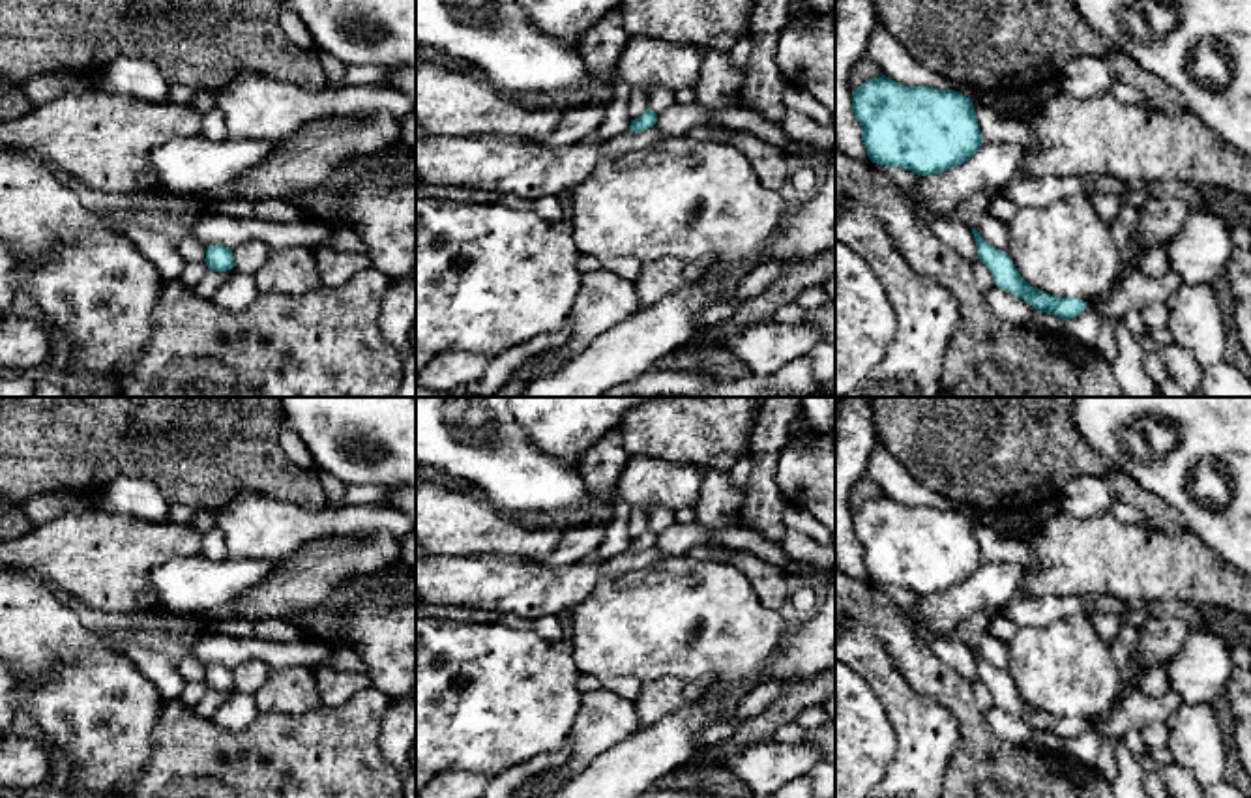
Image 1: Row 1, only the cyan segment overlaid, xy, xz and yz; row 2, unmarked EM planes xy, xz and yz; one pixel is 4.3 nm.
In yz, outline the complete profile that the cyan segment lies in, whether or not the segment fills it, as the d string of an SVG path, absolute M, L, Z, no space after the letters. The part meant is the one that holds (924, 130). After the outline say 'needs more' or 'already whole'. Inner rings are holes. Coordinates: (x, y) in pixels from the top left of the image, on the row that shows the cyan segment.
M882 75L852 92L852 112L873 163L918 176L963 165L983 142L972 99L955 90L905 86Z | already whole

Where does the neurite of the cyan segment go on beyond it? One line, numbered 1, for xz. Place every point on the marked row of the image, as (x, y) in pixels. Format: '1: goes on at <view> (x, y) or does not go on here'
1: does not go on here

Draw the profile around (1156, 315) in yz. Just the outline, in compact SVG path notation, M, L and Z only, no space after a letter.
M1155 302L1142 311L1146 326L1155 332L1167 326L1169 309L1165 302Z

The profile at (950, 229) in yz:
M955 214L936 217L931 229L968 262L979 260L972 230Z

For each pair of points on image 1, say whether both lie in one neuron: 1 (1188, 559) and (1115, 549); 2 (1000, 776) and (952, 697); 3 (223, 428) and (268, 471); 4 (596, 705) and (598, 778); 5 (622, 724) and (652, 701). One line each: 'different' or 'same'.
1: same
2: same
3: same
4: different
5: different

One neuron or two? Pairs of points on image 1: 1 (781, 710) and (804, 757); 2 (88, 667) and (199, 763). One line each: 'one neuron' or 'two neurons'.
1: two neurons
2: two neurons

